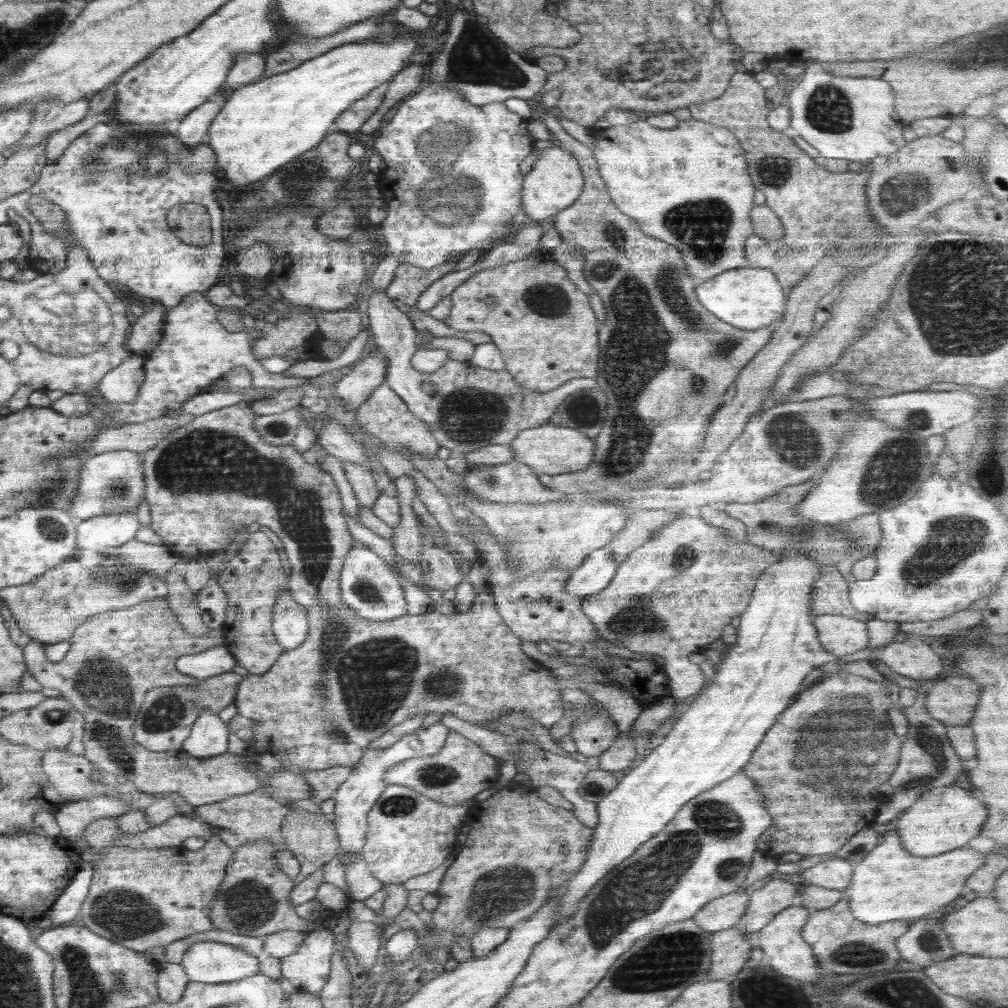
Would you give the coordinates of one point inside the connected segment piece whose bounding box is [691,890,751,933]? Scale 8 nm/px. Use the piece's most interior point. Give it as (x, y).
(724, 912)

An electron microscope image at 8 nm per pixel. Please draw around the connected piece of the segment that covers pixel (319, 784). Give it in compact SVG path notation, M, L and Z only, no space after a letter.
M334 766L325 770L301 771L300 775L304 775L308 784L313 790L313 798L319 802L333 798L333 794L351 773L348 766Z

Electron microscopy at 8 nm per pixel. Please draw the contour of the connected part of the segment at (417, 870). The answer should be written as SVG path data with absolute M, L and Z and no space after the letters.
M386 786L367 814L368 832L360 852L372 874L384 884L400 885L408 878L430 873L438 868L450 853L458 854L462 849L458 837L466 821L466 812L473 801L448 806L407 786Z

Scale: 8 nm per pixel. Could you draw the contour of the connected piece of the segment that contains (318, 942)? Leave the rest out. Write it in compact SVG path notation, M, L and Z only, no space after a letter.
M329 928L313 930L294 954L282 960L284 976L302 992L318 995L330 975L334 941Z

